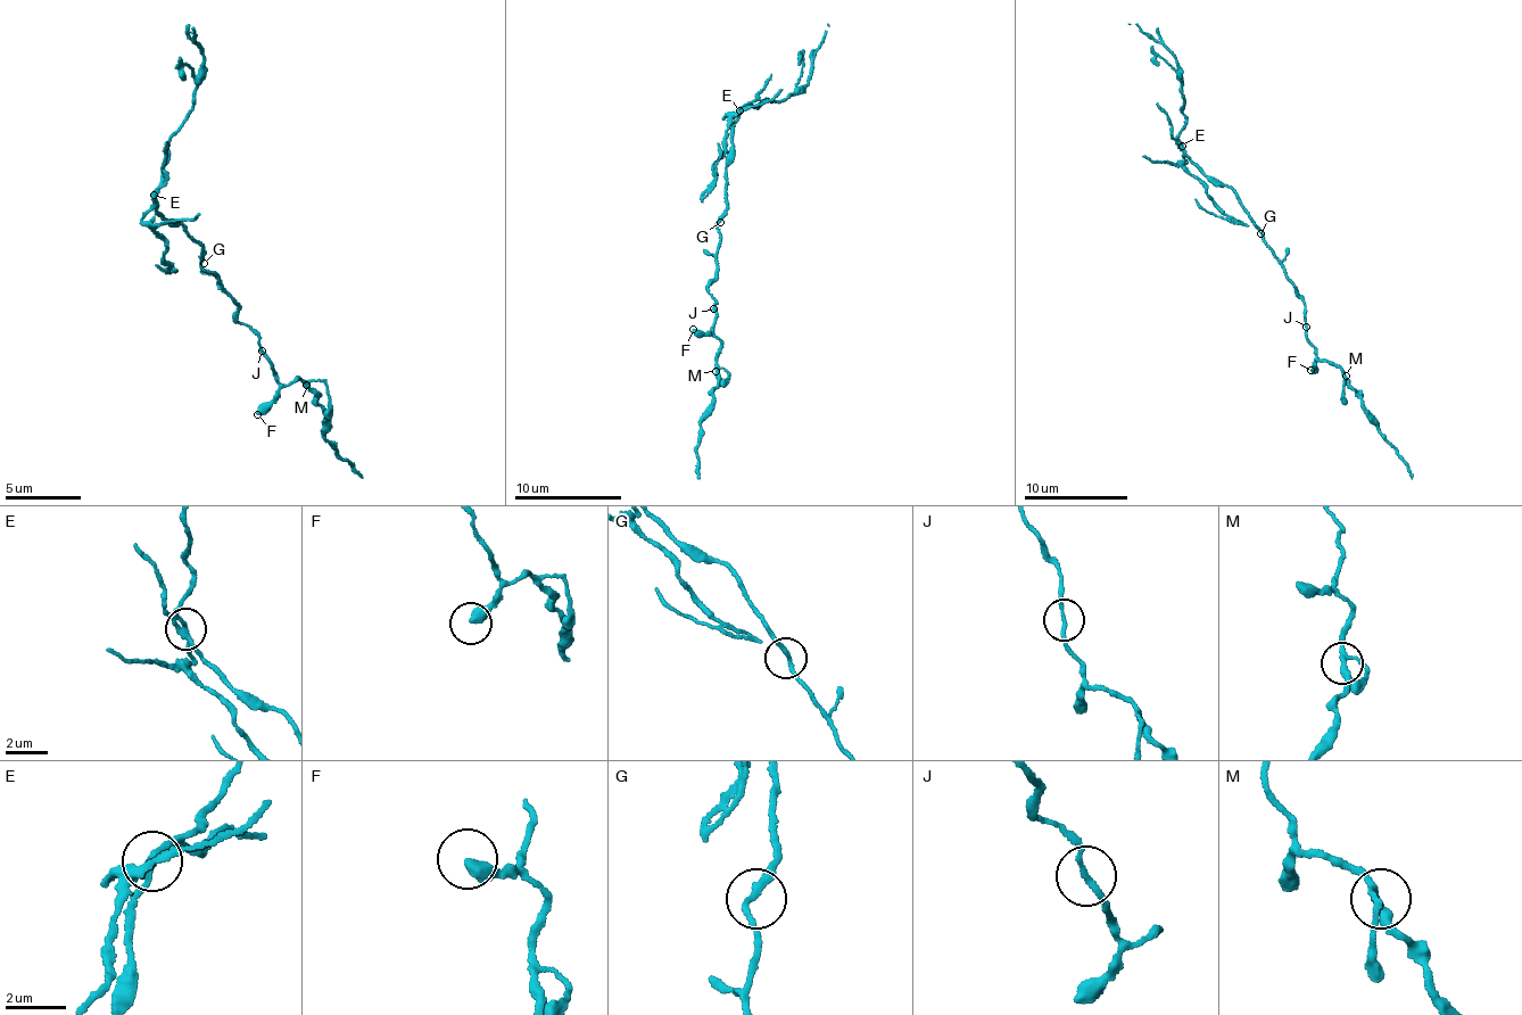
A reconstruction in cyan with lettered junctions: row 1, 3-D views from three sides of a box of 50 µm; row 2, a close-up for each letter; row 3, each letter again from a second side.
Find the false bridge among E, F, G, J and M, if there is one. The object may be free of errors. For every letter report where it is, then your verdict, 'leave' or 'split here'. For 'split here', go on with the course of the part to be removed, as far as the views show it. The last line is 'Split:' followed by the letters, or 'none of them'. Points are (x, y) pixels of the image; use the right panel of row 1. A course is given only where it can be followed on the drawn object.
E: (1182, 146) | split here | (1182, 146), (1177, 138), (1184, 113), (1177, 59), (1136, 24), (1128, 23)
F: (1310, 370) | leave
G: (1260, 233) | leave
J: (1306, 327) | leave
M: (1346, 376) | leave
Split: E

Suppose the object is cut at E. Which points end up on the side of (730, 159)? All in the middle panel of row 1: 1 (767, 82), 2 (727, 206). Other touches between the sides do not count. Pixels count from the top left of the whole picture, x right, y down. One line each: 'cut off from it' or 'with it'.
1: with it
2: with it

